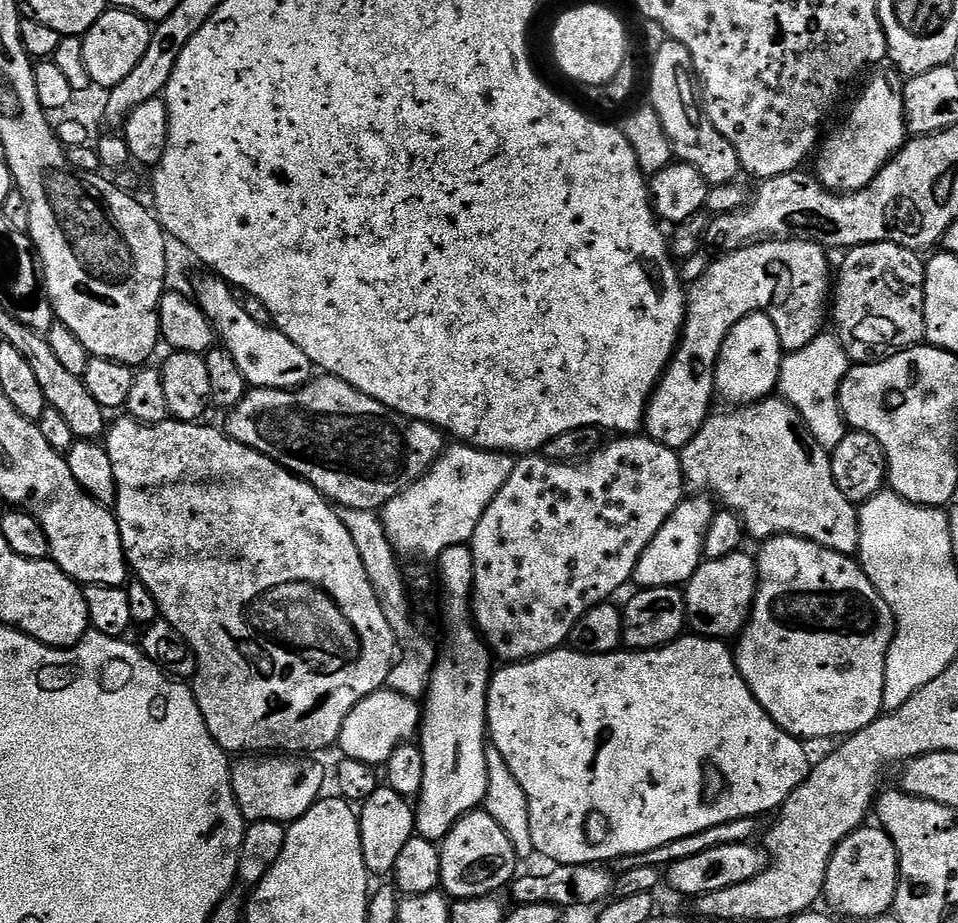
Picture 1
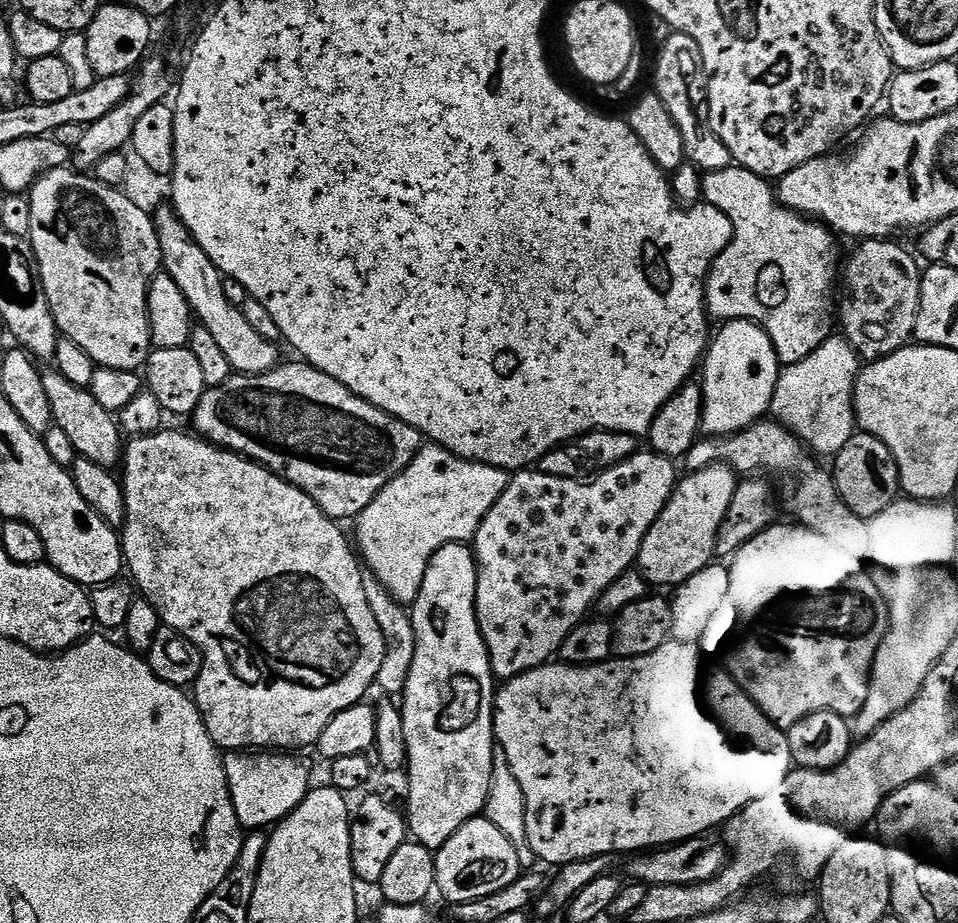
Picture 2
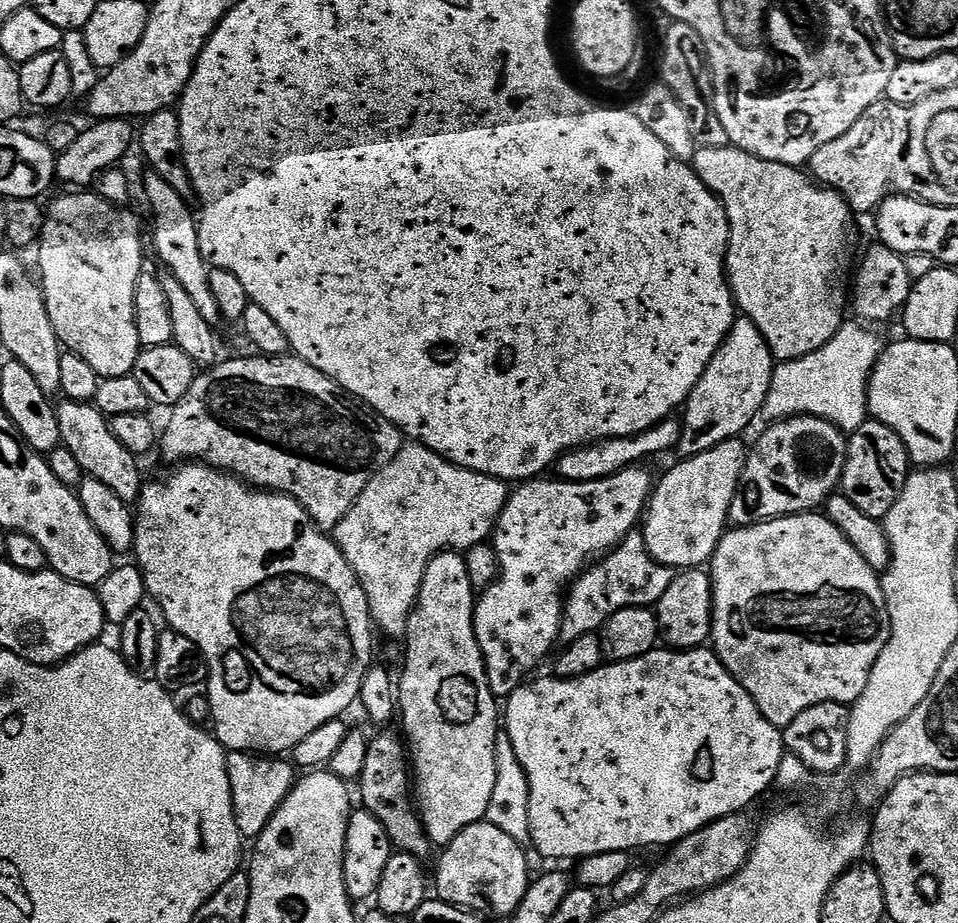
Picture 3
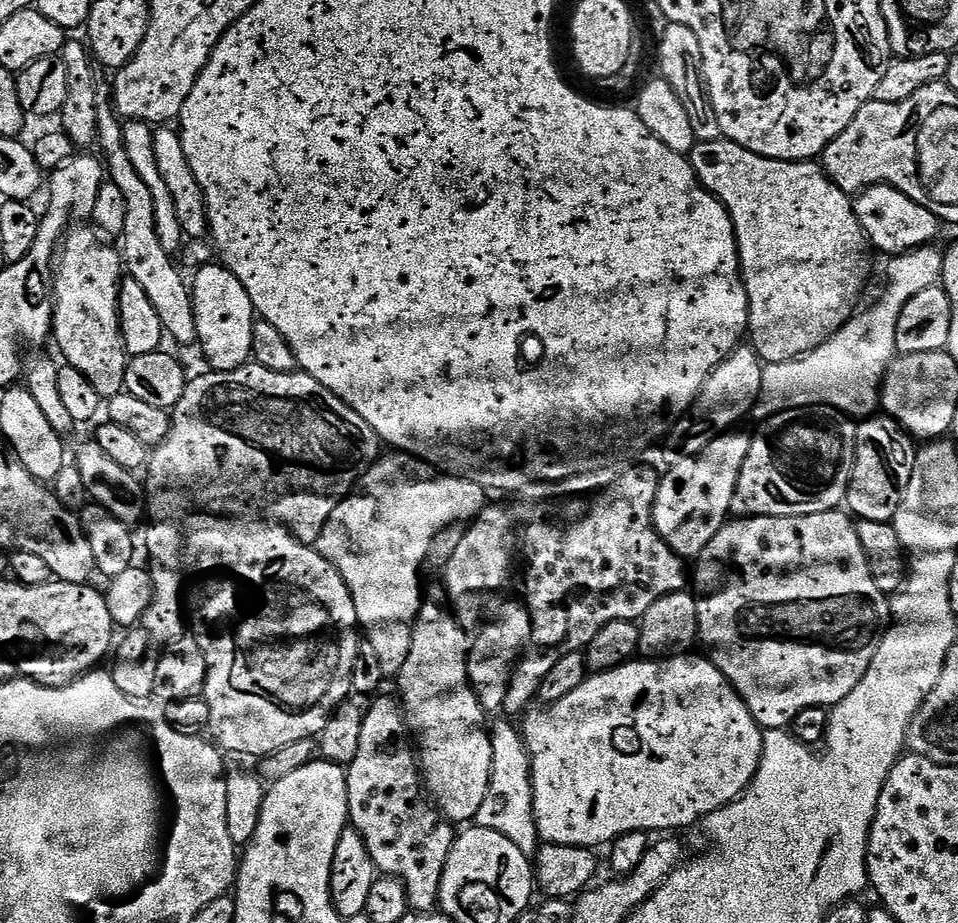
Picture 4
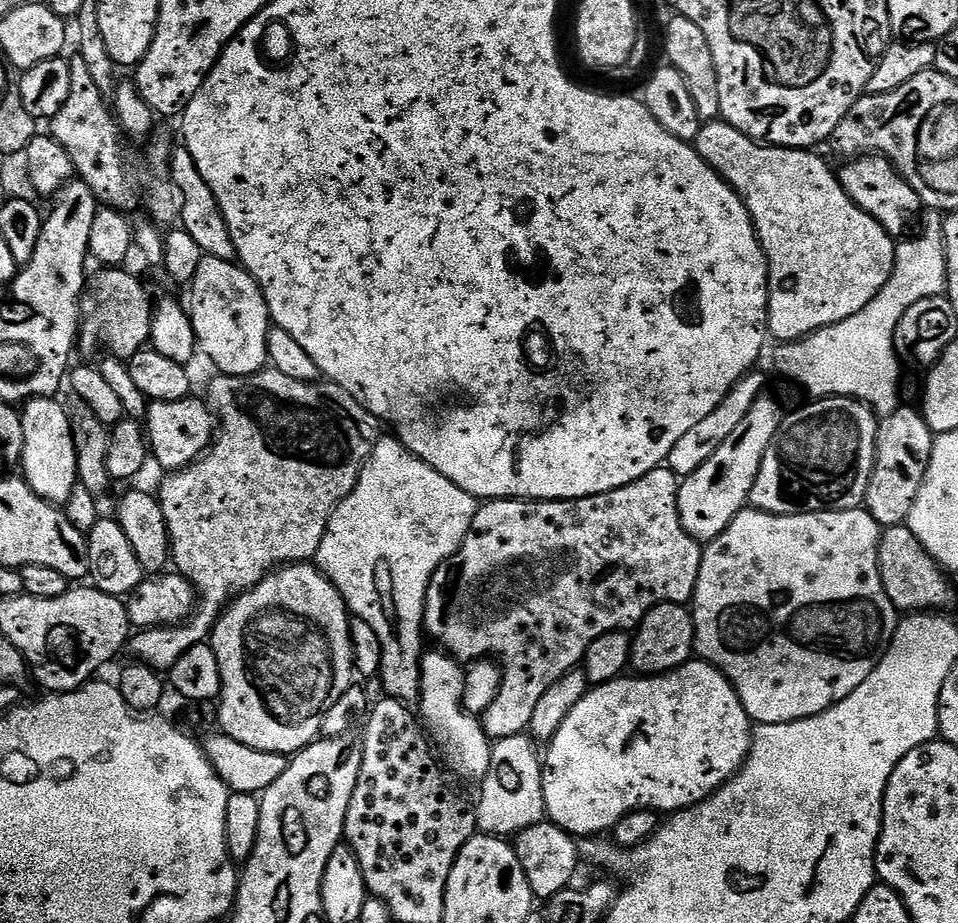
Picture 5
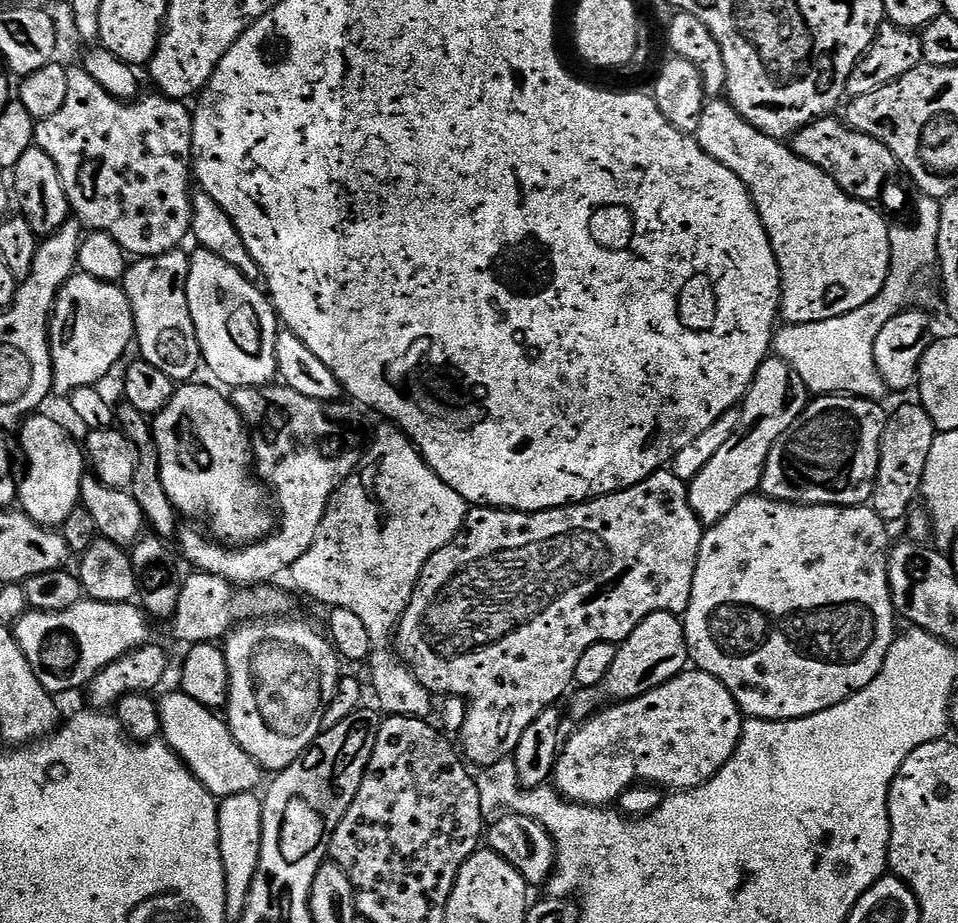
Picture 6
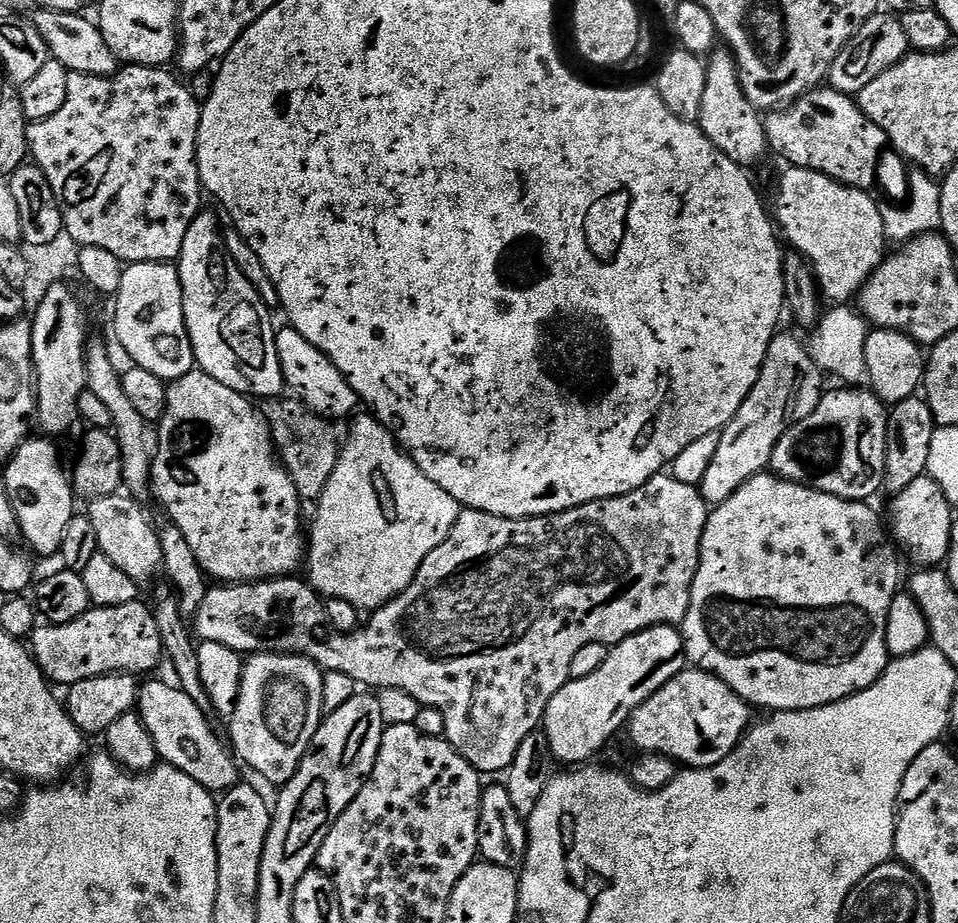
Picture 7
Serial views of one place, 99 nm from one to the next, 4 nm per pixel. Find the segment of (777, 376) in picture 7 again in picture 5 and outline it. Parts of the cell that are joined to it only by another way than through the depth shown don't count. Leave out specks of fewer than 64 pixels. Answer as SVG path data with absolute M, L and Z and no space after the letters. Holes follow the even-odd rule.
M768 394L750 406L750 414L742 418L742 423L734 429L734 434L714 450L714 454L694 474L680 480L678 494L678 514L682 526L695 540L707 542L718 538L726 526L748 504L750 490L754 490L754 482L758 478L758 470L762 466L762 458L774 438L778 434L780 423L786 415L785 409L780 409L776 400L771 400Z

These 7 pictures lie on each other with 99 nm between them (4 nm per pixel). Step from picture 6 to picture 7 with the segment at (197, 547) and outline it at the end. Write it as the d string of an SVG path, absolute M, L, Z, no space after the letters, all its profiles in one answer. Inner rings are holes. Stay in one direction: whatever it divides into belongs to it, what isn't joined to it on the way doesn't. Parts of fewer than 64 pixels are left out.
M268 398L263 401L262 415L272 430L272 438L282 457L282 463L292 475L294 486L301 501L315 502L320 499L330 474L340 457L342 436L336 433L337 425L327 416L319 416L295 398Z

